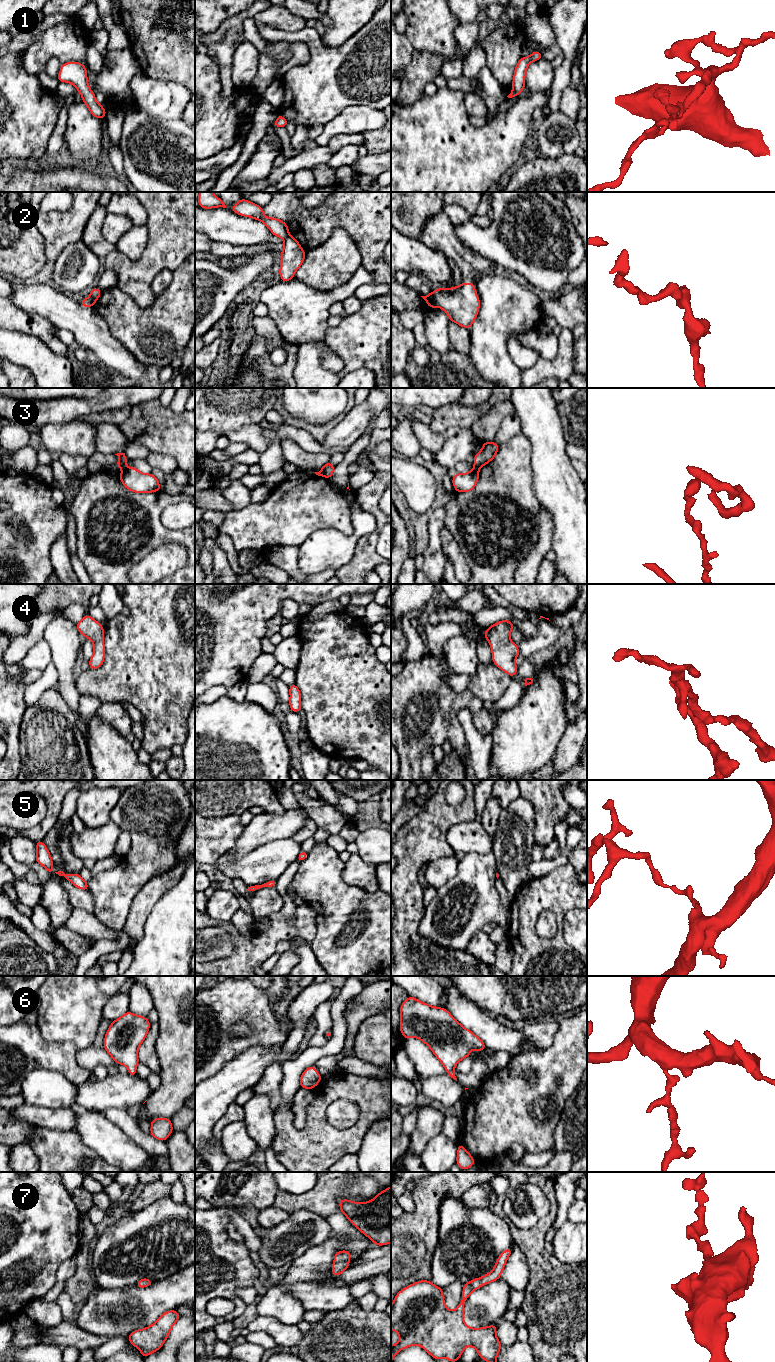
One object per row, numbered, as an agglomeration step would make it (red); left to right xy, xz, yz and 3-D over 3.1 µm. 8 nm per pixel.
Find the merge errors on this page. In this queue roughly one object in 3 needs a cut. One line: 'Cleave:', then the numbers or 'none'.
Cleave: 2, 3

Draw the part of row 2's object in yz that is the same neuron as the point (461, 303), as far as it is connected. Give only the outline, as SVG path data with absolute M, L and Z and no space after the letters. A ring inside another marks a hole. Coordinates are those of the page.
M461 283L449 289L438 288L432 292L432 295L437 306L449 316L449 321L470 329L480 306L474 283Z

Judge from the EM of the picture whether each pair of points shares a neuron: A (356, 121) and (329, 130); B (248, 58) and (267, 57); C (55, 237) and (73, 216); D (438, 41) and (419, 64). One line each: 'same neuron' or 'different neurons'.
A: same neuron
B: different neurons
C: same neuron
D: different neurons

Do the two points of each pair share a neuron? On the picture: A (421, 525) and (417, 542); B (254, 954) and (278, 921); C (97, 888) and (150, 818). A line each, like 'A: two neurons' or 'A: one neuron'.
A: one neuron
B: one neuron
C: one neuron

